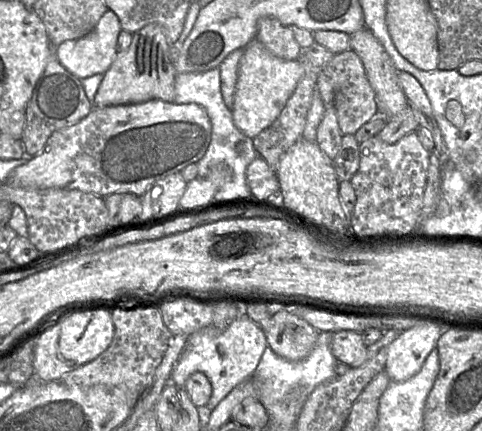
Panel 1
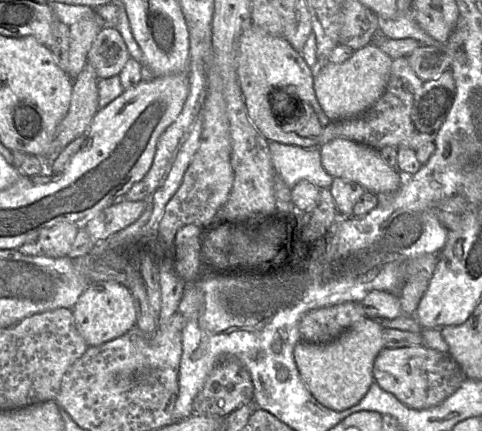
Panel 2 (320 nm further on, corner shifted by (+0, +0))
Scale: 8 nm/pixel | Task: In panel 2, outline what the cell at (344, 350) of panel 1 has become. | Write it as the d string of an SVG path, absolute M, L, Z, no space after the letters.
M419 345L384 348L375 359L373 378L383 390L394 395L405 406L424 410L449 398L466 379L466 375L450 354Z

